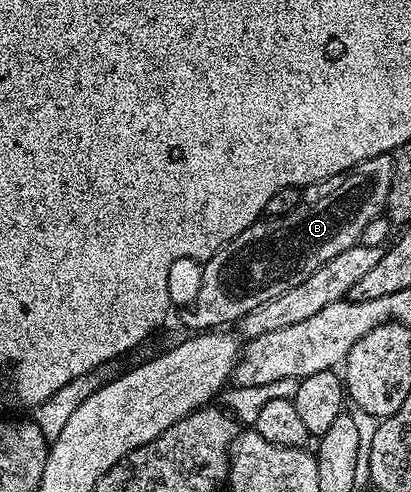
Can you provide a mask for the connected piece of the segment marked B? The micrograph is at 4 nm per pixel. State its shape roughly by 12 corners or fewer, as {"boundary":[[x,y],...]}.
{"boundary":[[391,154],[301,190],[203,260],[188,329],[235,324],[360,242]]}

